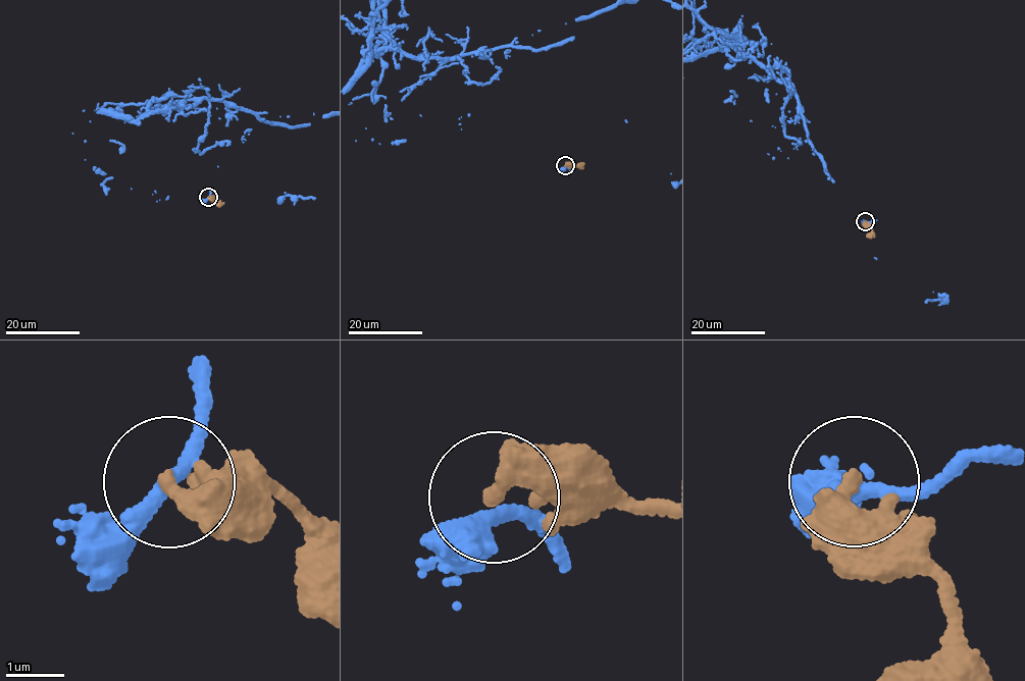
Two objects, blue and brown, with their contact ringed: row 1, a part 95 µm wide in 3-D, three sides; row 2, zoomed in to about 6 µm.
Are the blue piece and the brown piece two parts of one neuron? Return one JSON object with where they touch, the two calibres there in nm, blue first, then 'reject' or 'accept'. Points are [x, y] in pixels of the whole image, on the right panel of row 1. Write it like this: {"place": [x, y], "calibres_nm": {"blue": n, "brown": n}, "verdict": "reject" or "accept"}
{"place": [865, 221], "calibres_nm": {"blue": 240, "brown": 460}, "verdict": "reject"}

